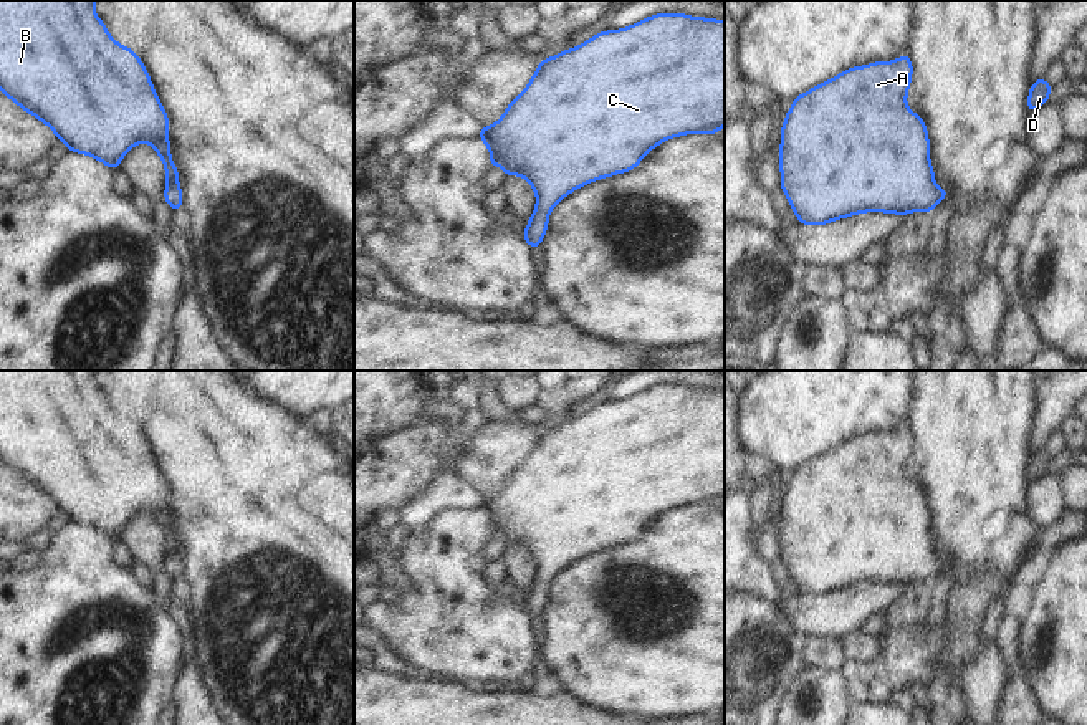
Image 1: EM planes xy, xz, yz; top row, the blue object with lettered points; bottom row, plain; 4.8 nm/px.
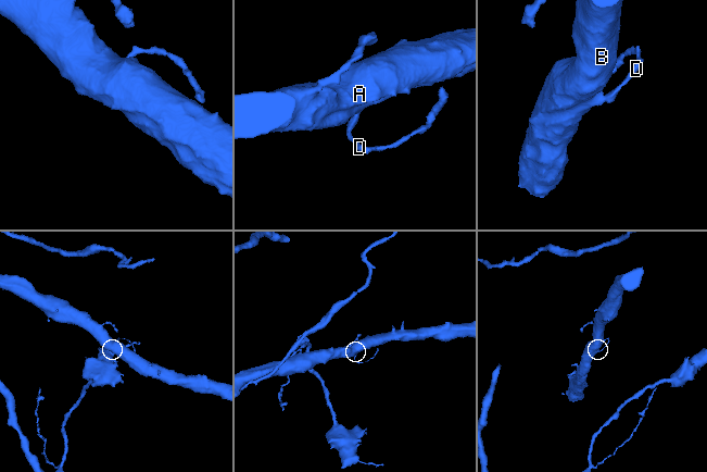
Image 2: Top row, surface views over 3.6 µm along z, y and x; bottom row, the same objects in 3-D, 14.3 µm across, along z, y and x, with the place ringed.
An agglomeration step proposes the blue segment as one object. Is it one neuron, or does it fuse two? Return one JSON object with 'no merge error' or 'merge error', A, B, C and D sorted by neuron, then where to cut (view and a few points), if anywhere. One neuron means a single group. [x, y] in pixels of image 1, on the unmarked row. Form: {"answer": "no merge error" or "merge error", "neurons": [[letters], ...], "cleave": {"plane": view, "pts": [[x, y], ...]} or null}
{"answer": "no merge error", "neurons": [["A", "B", "C", "D"]], "cleave": null}

